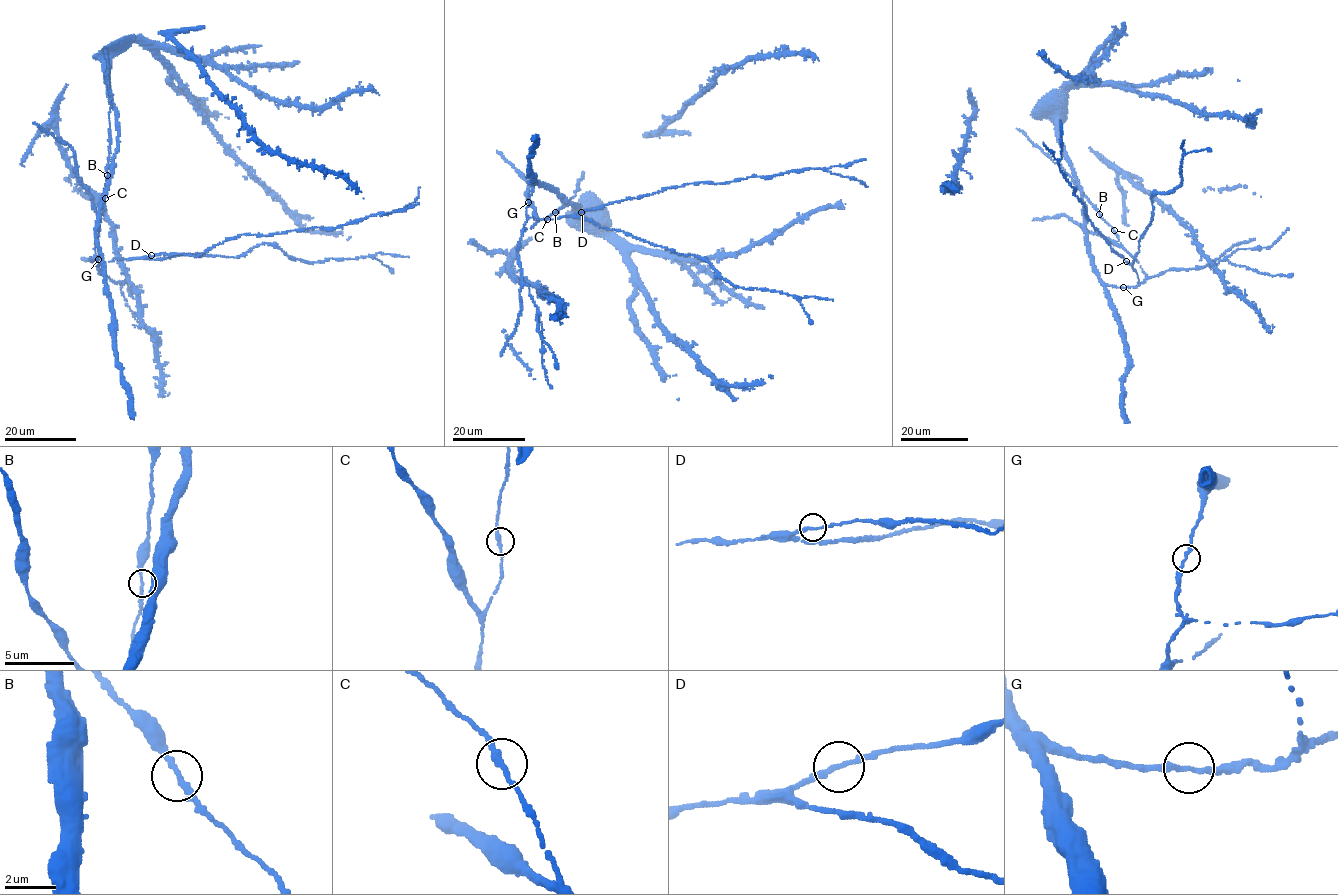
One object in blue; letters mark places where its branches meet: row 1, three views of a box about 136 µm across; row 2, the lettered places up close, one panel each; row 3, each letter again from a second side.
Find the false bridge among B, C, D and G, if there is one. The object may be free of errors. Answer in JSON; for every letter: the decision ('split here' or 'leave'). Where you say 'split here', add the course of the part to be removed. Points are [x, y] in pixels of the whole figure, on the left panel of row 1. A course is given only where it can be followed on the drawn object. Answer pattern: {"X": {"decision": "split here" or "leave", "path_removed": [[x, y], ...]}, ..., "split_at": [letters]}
{"B": {"decision": "leave"}, "C": {"decision": "leave"}, "D": {"decision": "leave"}, "G": {"decision": "leave"}, "split_at": []}

